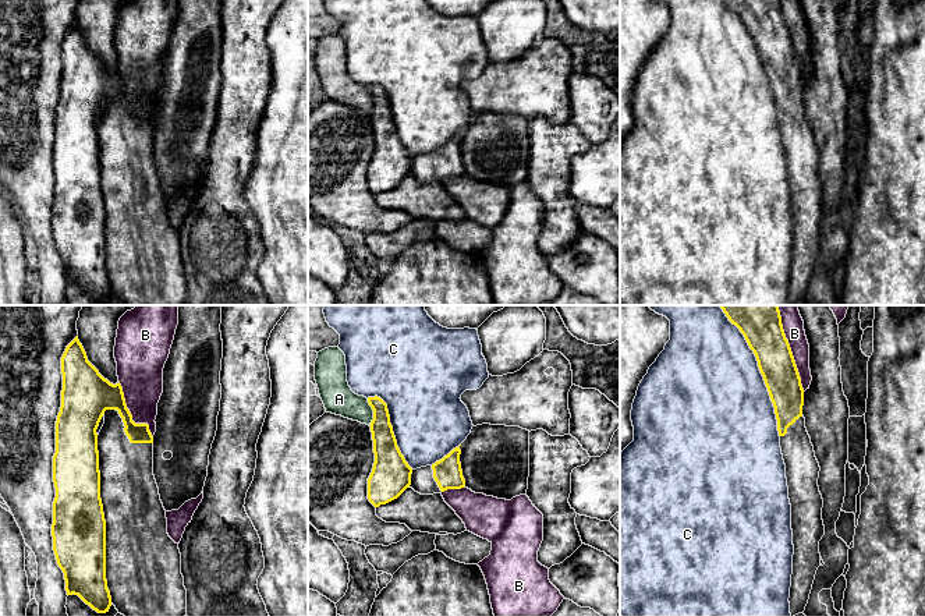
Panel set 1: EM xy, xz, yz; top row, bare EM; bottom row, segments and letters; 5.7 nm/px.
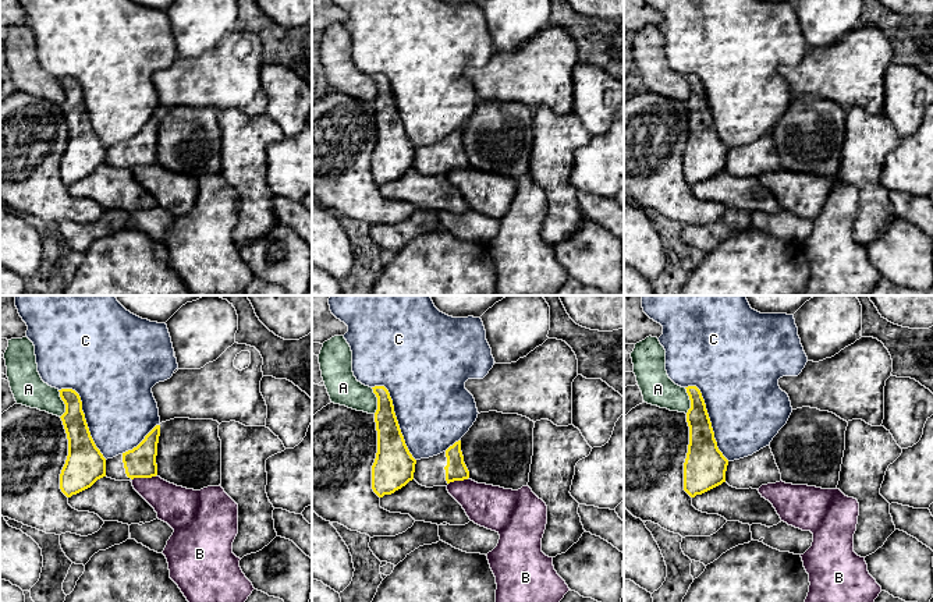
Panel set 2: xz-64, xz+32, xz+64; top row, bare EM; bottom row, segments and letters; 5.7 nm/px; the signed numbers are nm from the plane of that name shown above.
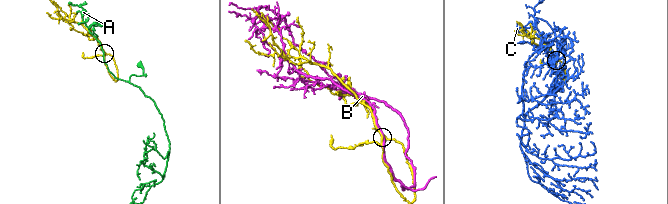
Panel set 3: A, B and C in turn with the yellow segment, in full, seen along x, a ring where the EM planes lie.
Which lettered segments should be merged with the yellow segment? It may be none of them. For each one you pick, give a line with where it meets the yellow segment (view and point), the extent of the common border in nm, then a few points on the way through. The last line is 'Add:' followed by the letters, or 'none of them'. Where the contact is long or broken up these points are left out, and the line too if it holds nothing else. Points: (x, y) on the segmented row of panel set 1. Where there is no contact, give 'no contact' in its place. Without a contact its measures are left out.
Add: none of them

